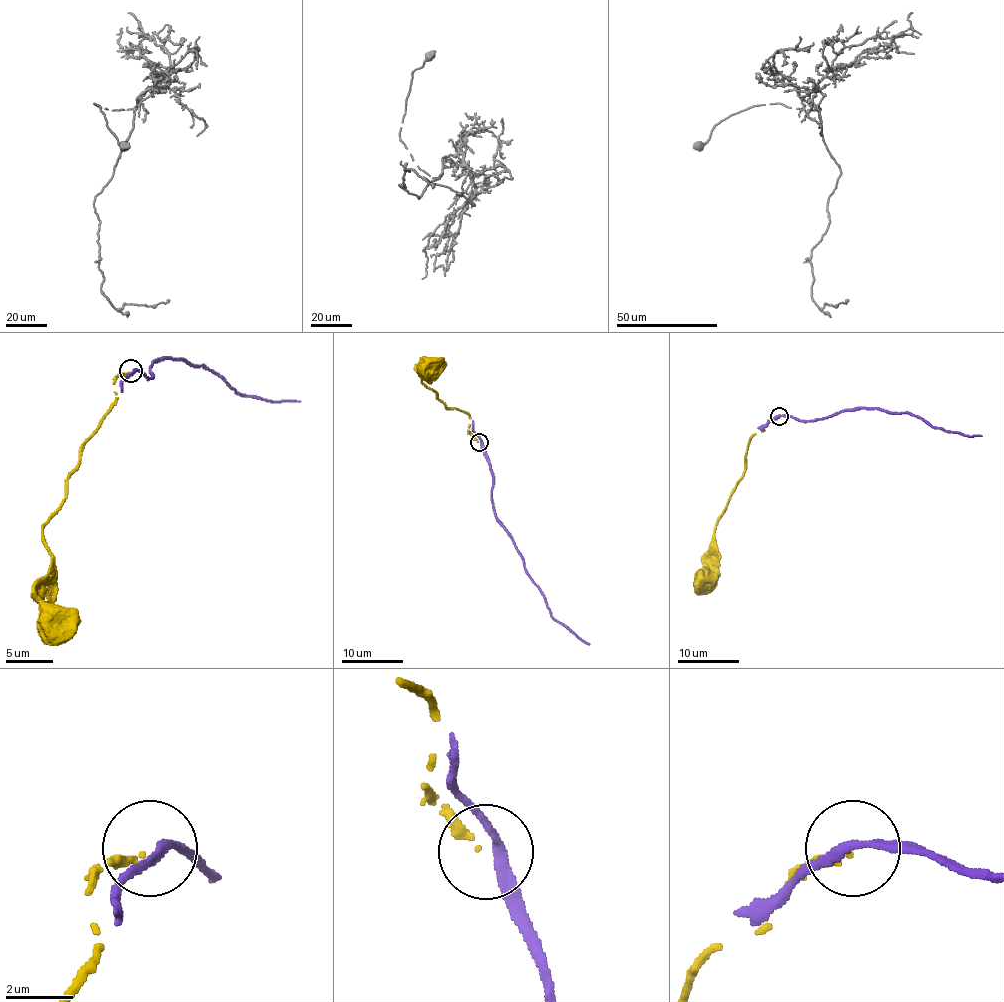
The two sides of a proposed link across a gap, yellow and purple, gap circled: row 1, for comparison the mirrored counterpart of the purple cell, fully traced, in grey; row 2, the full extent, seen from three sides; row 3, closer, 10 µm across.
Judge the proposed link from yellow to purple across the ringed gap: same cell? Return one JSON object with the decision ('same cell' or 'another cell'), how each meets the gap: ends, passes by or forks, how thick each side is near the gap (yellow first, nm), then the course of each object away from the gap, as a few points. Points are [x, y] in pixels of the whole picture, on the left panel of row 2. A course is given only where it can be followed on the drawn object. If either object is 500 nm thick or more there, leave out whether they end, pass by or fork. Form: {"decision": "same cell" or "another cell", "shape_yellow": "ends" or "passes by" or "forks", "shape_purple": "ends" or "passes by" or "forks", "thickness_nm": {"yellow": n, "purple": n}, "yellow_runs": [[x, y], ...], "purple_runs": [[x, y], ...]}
{"decision": "another cell", "shape_yellow": "ends", "shape_purple": "passes by", "thickness_nm": {"yellow": 180, "purple": 260}, "yellow_runs": [[129, 372], [112, 384], [117, 398], [42, 529], [51, 557], [42, 621], [56, 625]], "purple_runs": [[133, 370], [152, 377], [150, 368], [157, 358], [175, 358], [208, 368], [241, 393], [269, 400], [300, 400]]}

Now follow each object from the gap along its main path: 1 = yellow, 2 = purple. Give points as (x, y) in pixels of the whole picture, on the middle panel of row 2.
1: (478, 441), (467, 429), (470, 417), (446, 406), (421, 381), (427, 374), (421, 374), (423, 370), (430, 368)
2: (481, 441), (493, 477), (491, 501), (496, 521), (508, 533), (551, 615), (589, 644)

